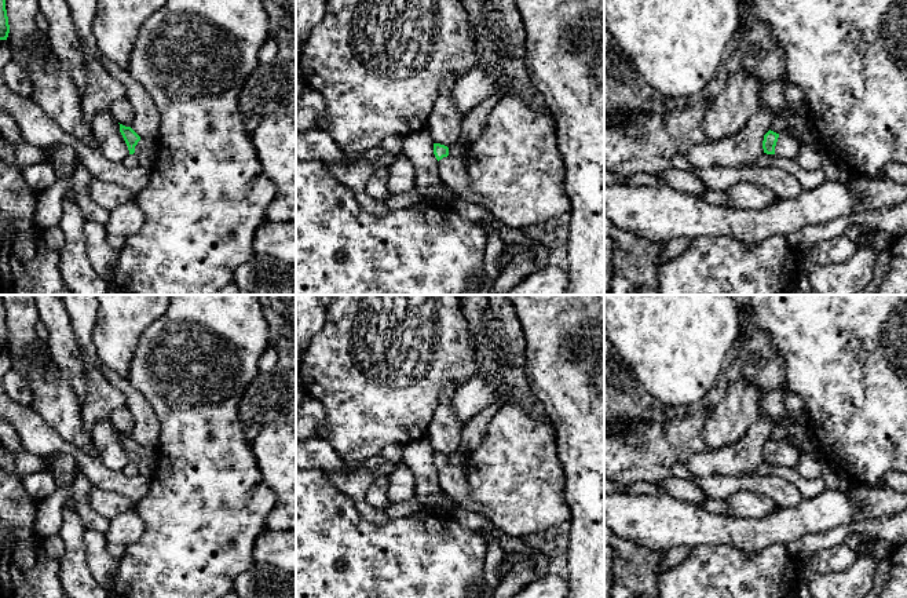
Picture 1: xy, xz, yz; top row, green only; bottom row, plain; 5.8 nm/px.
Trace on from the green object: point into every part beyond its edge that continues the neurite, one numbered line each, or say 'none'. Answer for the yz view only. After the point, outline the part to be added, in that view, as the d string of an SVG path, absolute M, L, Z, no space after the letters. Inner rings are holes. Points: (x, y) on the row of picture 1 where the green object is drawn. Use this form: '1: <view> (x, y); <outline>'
1: yz (789, 148); M782 134L778 138L778 142L775 146L775 154L782 158L797 161L801 146L802 146L802 143L798 142L796 138L791 138L790 135L786 135L786 134Z

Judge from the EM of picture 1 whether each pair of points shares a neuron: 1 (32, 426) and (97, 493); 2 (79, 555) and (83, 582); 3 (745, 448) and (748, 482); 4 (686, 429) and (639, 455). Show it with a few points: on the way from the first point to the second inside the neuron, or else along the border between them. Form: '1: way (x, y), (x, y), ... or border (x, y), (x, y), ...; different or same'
1: border (94, 485), (125, 495); different
2: way (79, 562), (79, 575); same
3: border (749, 473), (739, 476), (715, 474); different
4: way (675, 440), (650, 449); same

